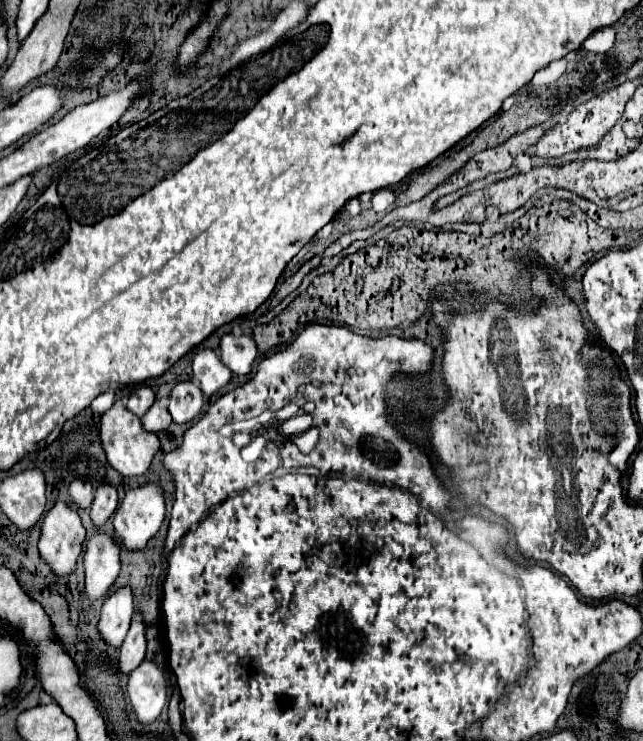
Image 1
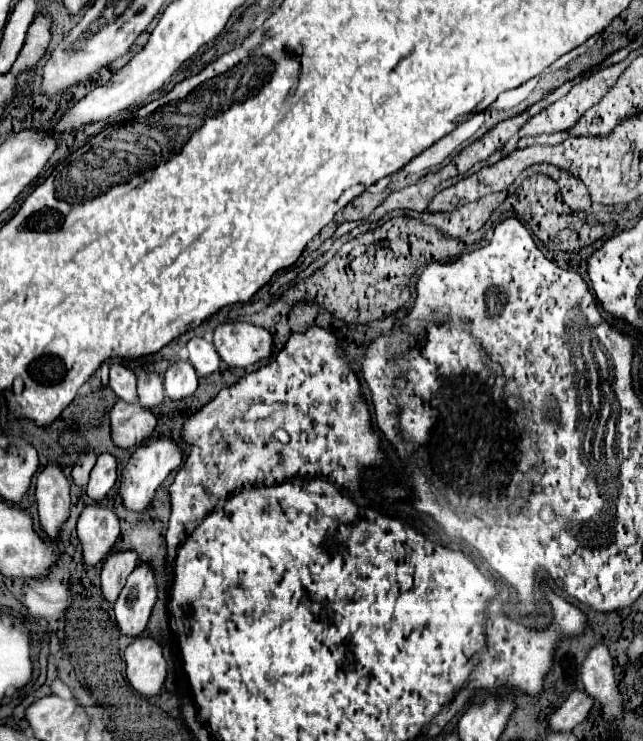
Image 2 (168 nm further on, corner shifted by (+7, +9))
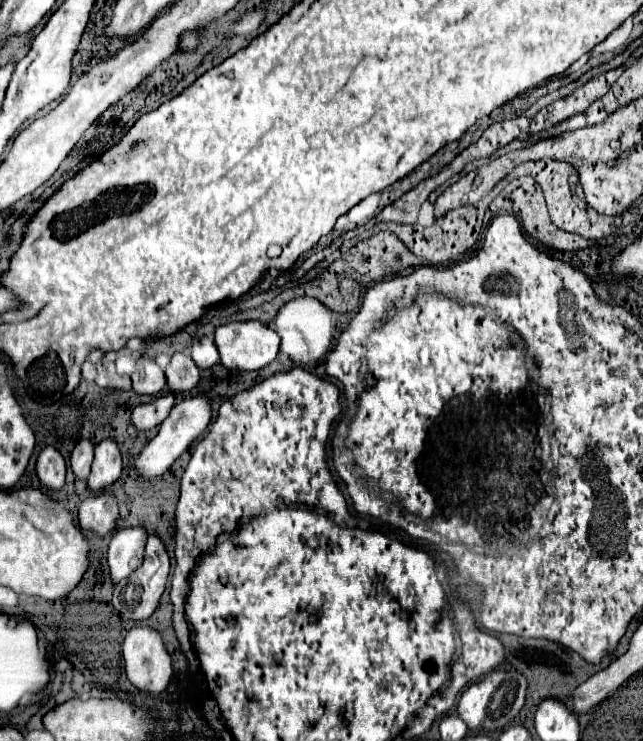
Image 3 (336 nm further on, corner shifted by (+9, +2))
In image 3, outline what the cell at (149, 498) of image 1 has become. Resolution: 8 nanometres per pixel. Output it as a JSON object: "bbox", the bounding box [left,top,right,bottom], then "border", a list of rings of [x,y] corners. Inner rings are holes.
{"bbox":[136,395,212,477],"border":[[[192,395],[186,397],[184,401],[176,403],[170,411],[170,415],[162,421],[158,435],[142,449],[142,453],[136,459],[136,473],[142,477],[156,477],[156,475],[164,475],[170,465],[188,449],[188,445],[208,427],[212,417],[212,401],[208,395]]]}

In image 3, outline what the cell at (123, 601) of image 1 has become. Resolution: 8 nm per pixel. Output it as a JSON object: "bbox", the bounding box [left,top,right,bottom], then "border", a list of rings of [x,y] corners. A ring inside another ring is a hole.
{"bbox":[108,527,146,583],"border":[[[124,527],[116,531],[108,545],[108,565],[110,577],[114,583],[128,577],[136,567],[140,567],[144,559],[144,545],[146,545],[146,529],[144,527]]]}

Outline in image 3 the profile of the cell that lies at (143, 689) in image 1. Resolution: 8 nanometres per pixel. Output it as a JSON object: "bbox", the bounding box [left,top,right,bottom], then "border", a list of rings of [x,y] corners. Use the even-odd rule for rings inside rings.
{"bbox":[122,625,172,693],"border":[[[134,625],[126,639],[124,639],[124,645],[122,645],[122,653],[124,653],[124,659],[126,659],[126,675],[128,675],[128,681],[140,689],[140,691],[148,691],[148,693],[162,693],[168,683],[170,683],[170,677],[172,677],[172,657],[170,653],[166,651],[164,647],[164,641],[162,641],[162,635],[148,627],[148,625]]]}

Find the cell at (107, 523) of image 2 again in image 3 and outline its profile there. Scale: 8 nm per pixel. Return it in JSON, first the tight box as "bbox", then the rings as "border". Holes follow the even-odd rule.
{"bbox":[78,493,118,537],"border":[[[110,493],[92,495],[82,501],[78,509],[78,523],[82,529],[94,531],[100,537],[112,533],[118,519],[118,501]]]}

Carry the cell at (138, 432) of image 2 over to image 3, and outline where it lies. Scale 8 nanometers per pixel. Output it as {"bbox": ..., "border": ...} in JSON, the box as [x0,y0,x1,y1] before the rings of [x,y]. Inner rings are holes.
{"bbox":[132,393,174,429],"border":[[[166,393],[150,403],[142,403],[132,413],[134,425],[138,429],[154,429],[166,419],[172,407],[174,407],[174,393]]]}

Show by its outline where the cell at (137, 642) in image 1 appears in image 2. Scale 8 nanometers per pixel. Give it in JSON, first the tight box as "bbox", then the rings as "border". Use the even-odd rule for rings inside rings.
{"bbox":[114,564,156,636],"border":[[[138,564],[128,576],[118,602],[114,604],[116,622],[124,636],[140,636],[148,624],[152,606],[156,602],[156,582],[148,564]]]}

